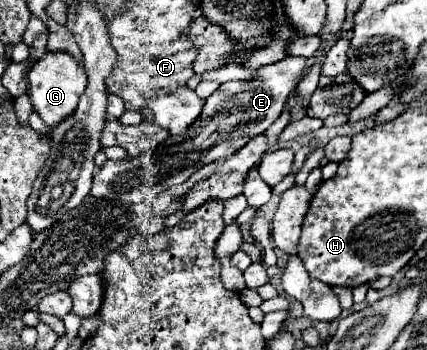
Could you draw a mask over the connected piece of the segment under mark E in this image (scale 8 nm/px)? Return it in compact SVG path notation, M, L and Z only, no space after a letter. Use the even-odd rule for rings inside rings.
M288 56L276 64L262 66L250 80L232 80L222 84L212 96L206 98L204 110L232 110L230 114L212 116L210 120L198 118L188 132L180 136L170 136L166 144L156 148L152 154L142 154L132 160L106 160L106 164L94 174L92 196L96 198L116 198L122 202L150 202L160 192L186 182L196 170L208 162L226 158L246 146L254 136L268 130L268 126L282 114L288 94L296 88L296 78L304 70L306 58Z

